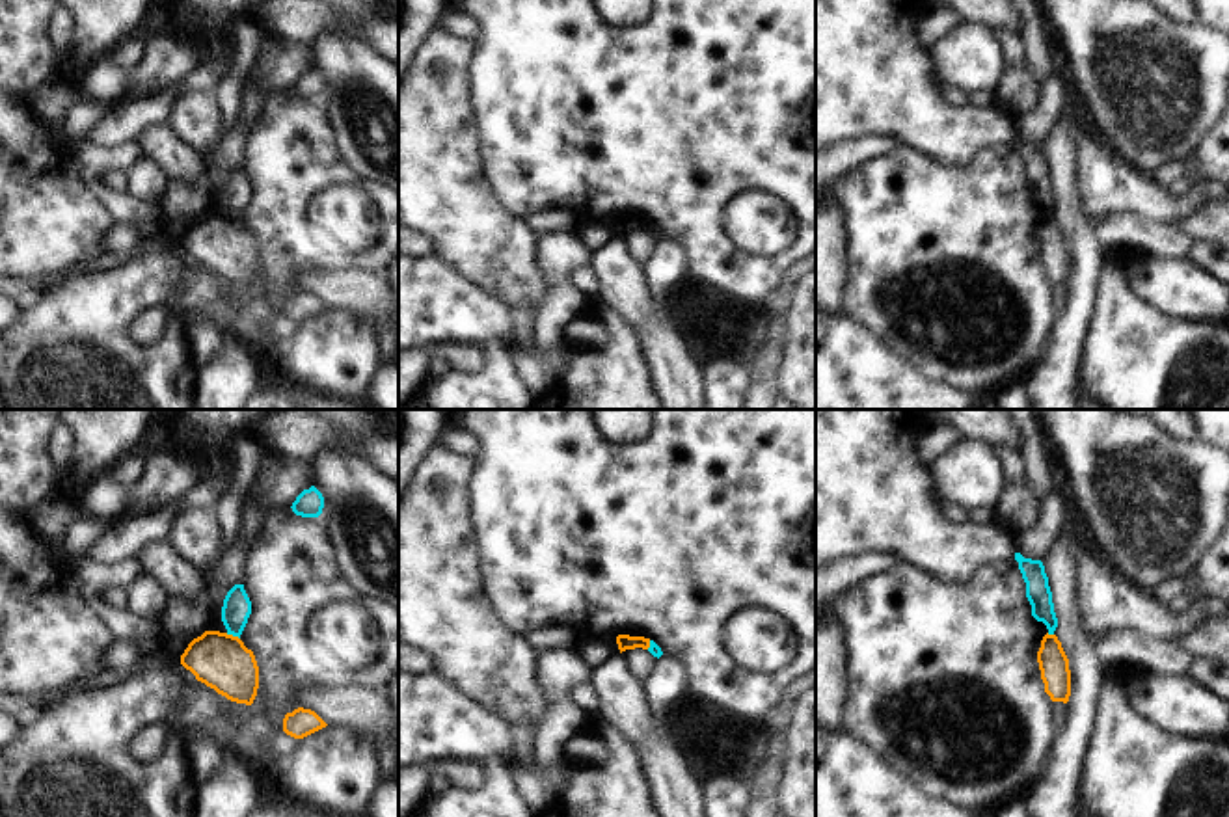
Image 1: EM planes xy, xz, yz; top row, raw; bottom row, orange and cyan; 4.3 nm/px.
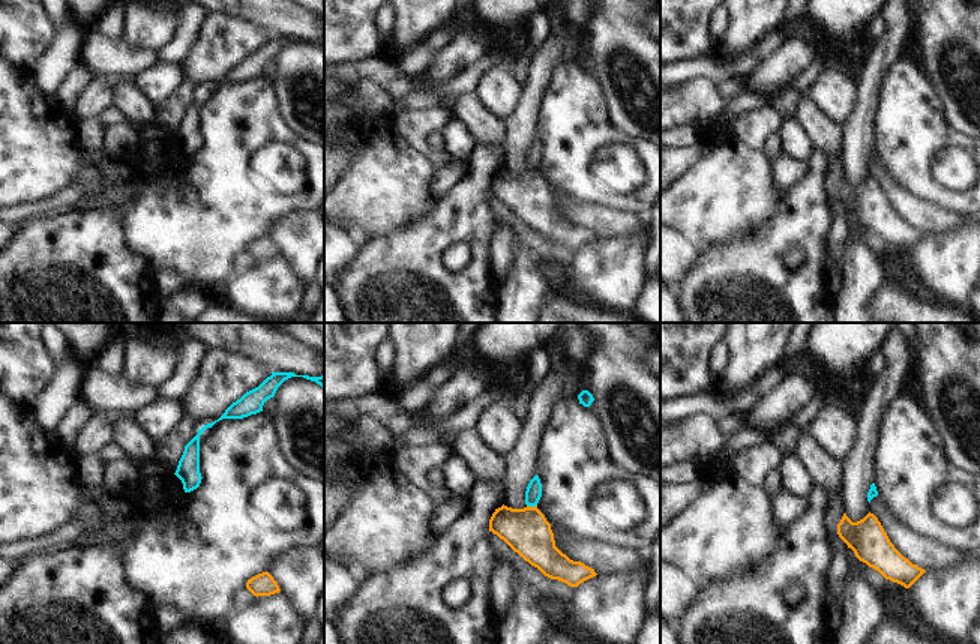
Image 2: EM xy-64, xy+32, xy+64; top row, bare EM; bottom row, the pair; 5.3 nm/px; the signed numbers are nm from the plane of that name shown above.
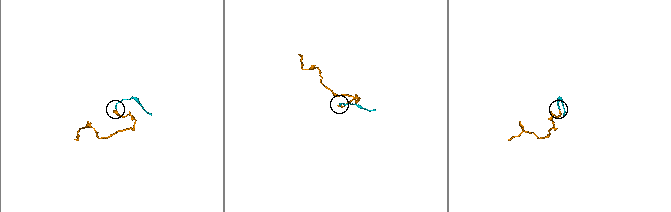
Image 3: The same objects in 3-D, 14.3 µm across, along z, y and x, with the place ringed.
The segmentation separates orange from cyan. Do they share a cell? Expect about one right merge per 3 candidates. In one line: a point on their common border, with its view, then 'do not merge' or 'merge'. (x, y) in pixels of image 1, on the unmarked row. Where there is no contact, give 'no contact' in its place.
meets orange in xy at (231, 218); do not merge

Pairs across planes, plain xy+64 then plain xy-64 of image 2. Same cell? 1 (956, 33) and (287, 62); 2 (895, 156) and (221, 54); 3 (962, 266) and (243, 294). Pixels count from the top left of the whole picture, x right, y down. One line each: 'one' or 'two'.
1: one
2: two
3: one

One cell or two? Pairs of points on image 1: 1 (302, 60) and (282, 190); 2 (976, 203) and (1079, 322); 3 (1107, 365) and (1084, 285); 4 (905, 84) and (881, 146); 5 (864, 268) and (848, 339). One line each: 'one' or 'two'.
1: two
2: two
3: two
4: two
5: two

